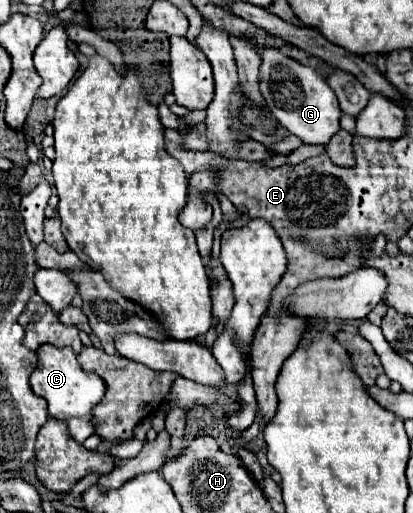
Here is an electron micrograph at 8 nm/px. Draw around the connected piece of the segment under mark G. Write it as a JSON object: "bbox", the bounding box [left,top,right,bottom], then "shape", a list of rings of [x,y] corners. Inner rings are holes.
{"bbox":[260,48,340,146],"shape":[[[262,48],[260,56],[260,94],[266,100],[272,116],[302,142],[326,146],[330,142],[330,136],[334,136],[334,132],[338,132],[340,128],[340,106],[334,90],[316,72],[316,68],[310,68],[286,56],[280,48]],[[282,72],[286,72],[286,76],[282,76]]]}

